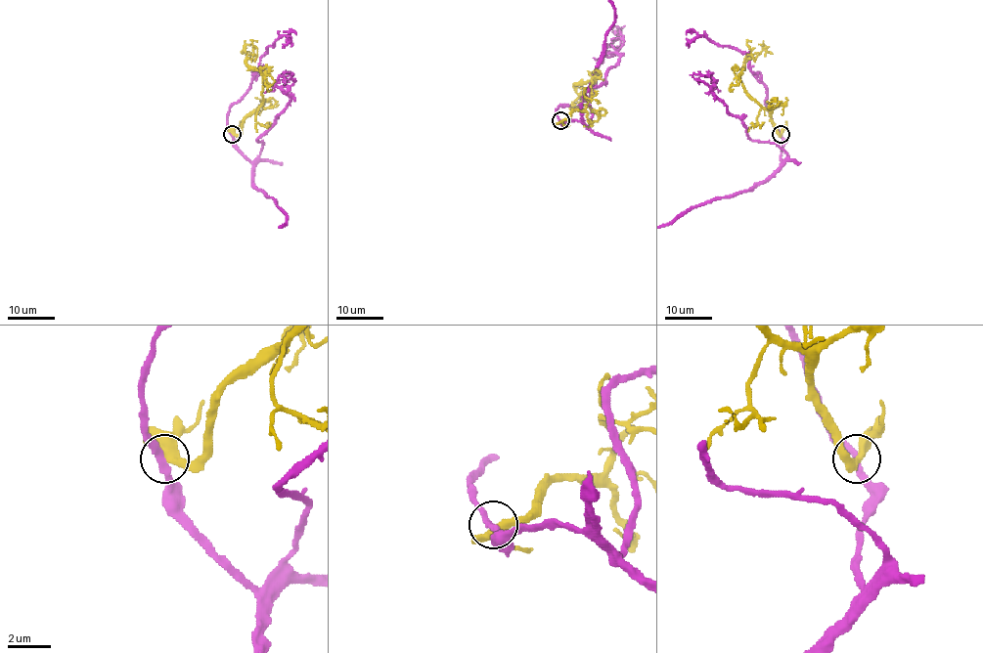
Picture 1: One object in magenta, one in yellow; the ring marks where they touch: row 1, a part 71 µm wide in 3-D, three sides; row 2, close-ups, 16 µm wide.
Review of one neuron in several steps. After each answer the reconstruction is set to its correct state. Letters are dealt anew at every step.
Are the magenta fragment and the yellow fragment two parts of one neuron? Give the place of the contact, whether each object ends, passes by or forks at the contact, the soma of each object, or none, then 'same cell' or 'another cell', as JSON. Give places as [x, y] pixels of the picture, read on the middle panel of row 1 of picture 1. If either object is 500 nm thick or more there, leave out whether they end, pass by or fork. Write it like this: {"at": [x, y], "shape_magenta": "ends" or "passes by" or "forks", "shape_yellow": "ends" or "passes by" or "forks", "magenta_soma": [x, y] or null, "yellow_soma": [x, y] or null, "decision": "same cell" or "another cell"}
{"at": [560, 120], "shape_magenta": "passes by", "shape_yellow": "passes by", "magenta_soma": null, "yellow_soma": null, "decision": "another cell"}

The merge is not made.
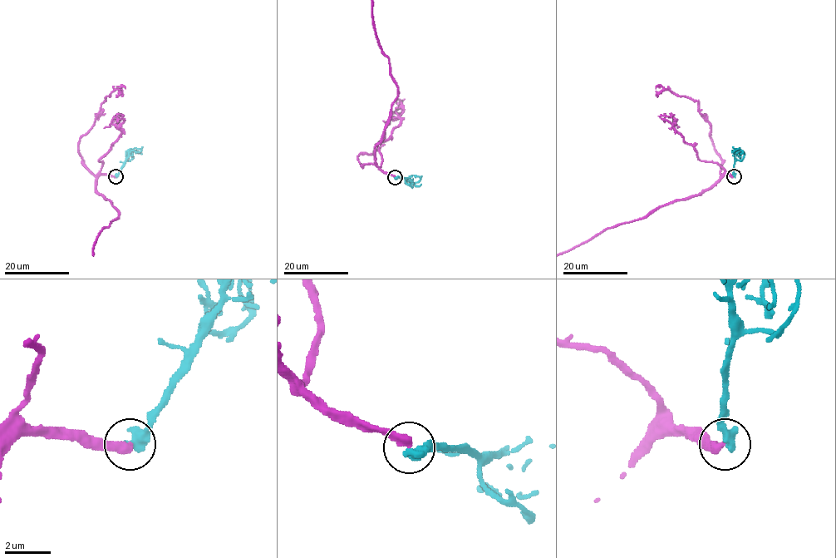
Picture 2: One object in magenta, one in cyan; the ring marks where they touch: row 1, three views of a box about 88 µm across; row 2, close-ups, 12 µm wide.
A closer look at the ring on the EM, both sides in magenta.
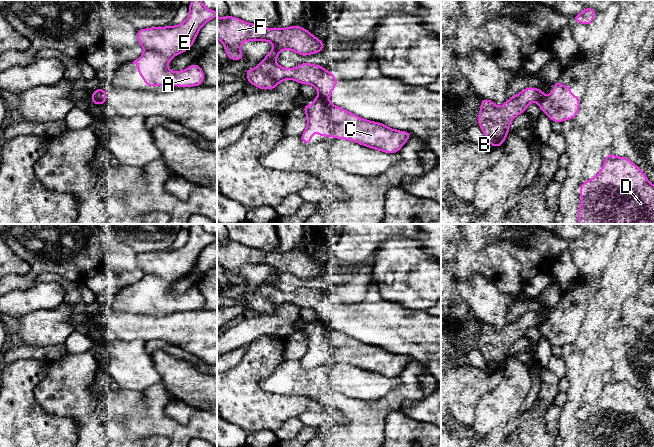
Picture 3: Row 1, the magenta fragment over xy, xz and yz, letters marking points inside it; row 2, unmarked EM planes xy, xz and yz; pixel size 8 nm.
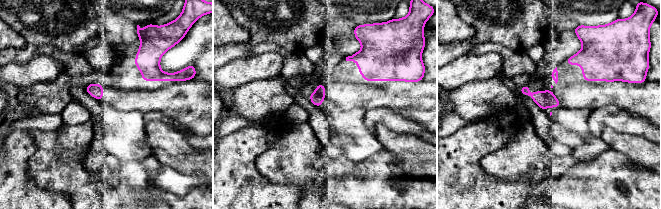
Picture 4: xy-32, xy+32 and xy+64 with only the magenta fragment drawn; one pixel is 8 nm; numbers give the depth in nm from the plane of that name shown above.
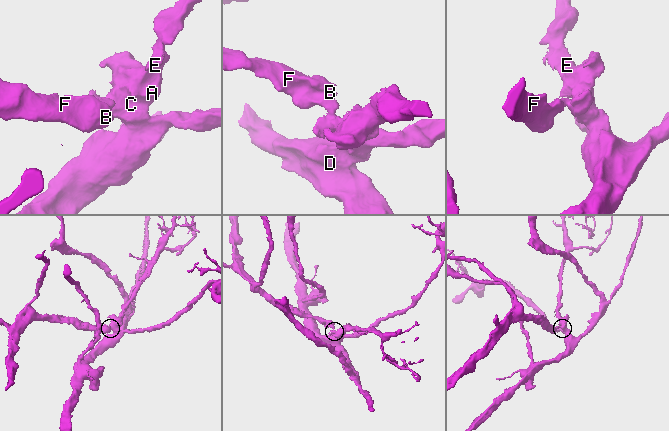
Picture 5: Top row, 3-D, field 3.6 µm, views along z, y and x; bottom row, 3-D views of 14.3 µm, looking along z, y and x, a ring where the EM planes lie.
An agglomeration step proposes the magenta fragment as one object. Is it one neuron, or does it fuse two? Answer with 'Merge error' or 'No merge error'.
Merge error

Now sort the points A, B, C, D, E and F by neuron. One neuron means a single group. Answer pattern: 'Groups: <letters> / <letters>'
Groups: A C D E / B F

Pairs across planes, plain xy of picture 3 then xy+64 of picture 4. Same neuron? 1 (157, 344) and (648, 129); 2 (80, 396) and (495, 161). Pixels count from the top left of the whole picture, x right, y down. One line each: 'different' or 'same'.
1: same
2: same

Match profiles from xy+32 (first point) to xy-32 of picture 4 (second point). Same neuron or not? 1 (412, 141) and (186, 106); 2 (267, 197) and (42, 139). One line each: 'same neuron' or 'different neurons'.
1: different neurons
2: different neurons

